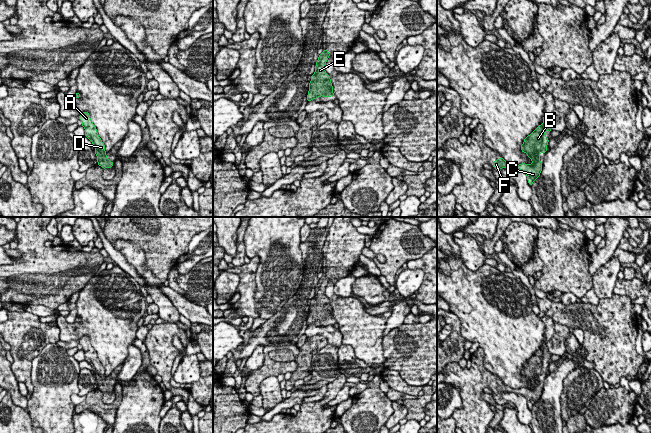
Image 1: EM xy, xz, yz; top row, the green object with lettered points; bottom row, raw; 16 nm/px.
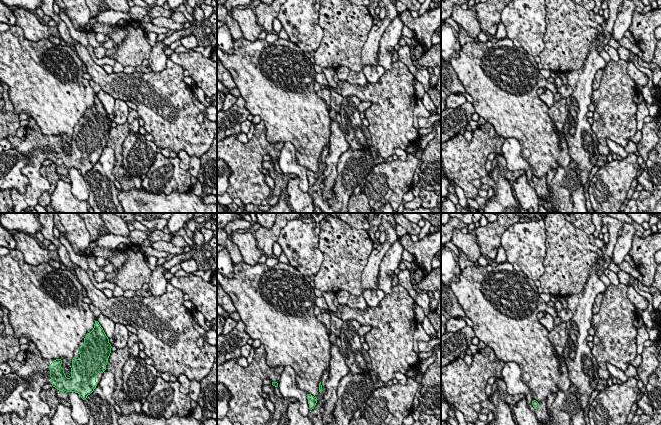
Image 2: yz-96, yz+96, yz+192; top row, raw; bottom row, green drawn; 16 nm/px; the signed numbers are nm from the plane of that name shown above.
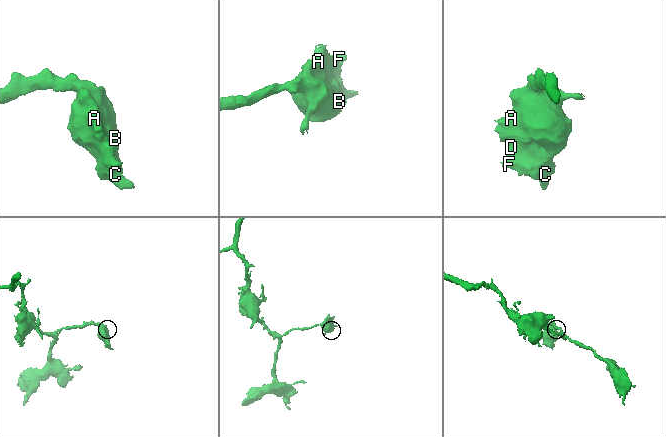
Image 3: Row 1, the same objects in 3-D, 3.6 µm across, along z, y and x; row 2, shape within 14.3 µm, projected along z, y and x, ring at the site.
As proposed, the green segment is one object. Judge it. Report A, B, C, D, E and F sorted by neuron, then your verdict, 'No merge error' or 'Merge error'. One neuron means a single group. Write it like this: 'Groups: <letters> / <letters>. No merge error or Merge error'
Groups: A B C D E F. No merge error

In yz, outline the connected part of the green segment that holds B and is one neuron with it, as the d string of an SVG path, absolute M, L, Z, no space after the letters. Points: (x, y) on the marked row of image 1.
M544 114L543 123L539 125L530 135L528 135L523 144L521 145L521 151L525 152L530 160L533 163L530 164L519 164L512 165L509 162L506 162L503 158L499 158L493 162L492 167L495 168L509 168L514 167L515 169L523 171L526 176L529 185L531 186L535 179L539 178L540 173L542 171L542 162L540 161L540 153L547 152L547 145L549 139L546 137L544 130L551 132L552 130L549 128L547 124L547 117Z

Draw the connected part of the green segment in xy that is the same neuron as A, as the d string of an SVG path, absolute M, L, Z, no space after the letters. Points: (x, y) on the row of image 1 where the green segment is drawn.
M83 112L79 119L82 121L82 126L85 129L85 136L92 142L95 148L95 154L97 156L98 165L103 169L113 167L113 163L107 159L105 152L105 145L102 142L101 138L98 135L97 129L93 122L91 121L90 115L88 112Z

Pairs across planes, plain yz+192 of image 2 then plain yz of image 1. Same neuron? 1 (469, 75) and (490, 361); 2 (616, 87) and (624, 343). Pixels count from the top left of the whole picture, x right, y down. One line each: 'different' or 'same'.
1: same
2: same

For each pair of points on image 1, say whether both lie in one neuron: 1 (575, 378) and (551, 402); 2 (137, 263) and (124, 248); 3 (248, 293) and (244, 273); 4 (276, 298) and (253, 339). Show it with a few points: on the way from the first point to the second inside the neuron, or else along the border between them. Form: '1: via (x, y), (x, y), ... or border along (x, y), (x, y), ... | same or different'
1: border along (568, 373), (563, 381), (563, 390), (560, 394) | different
2: via (135, 259), (128, 252) | same
3: via (247, 288), (247, 278) | same
4: border along (284, 304), (266, 320) | different

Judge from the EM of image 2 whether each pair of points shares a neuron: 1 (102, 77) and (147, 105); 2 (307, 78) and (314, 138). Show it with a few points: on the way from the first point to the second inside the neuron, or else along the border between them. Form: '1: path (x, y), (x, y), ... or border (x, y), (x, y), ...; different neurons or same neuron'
1: path (113, 84), (129, 87), (136, 94); same neuron
2: path (306, 93), (306, 123); same neuron

